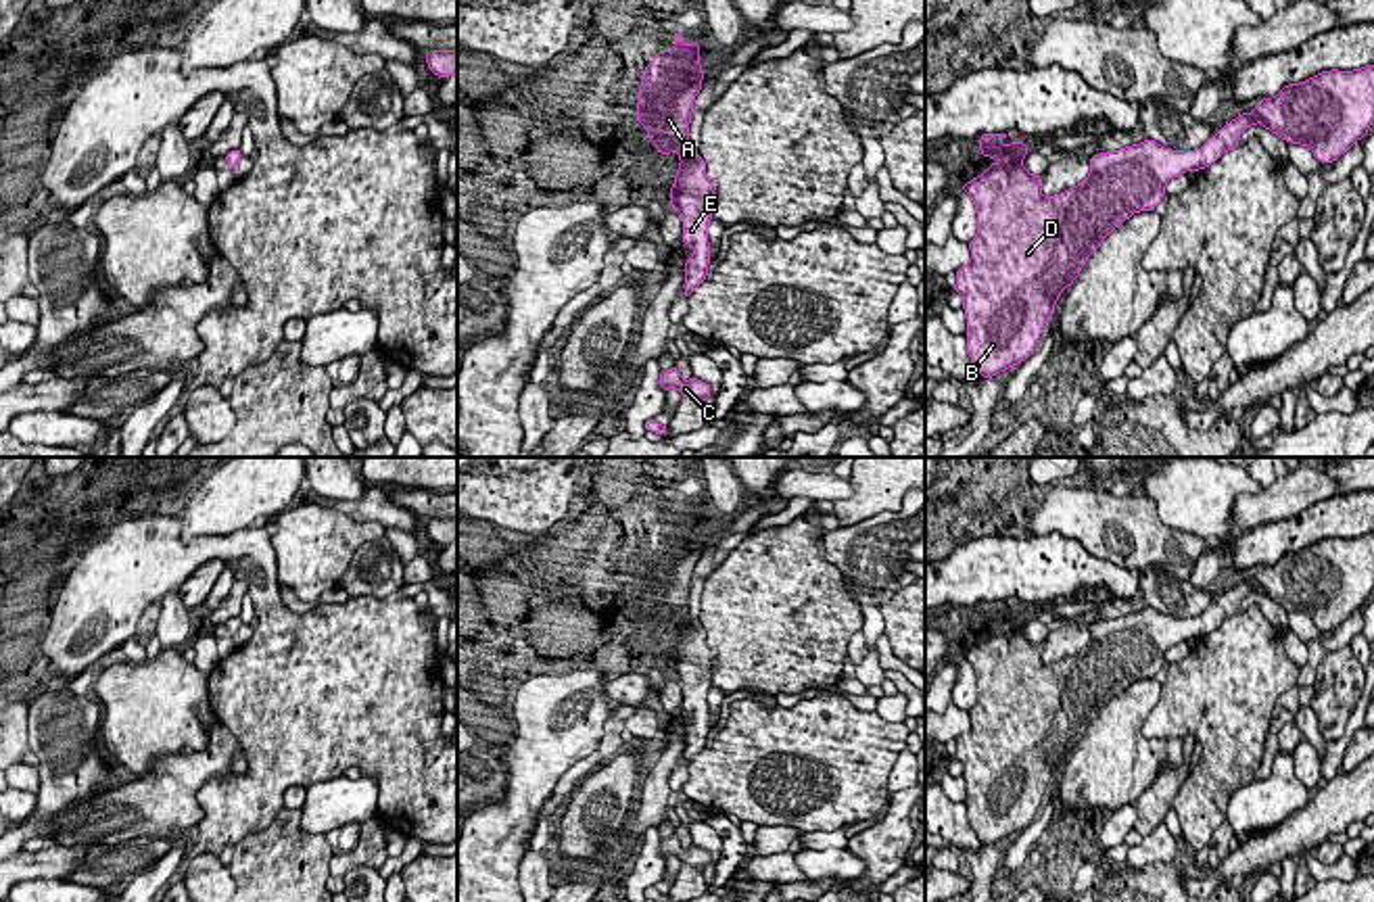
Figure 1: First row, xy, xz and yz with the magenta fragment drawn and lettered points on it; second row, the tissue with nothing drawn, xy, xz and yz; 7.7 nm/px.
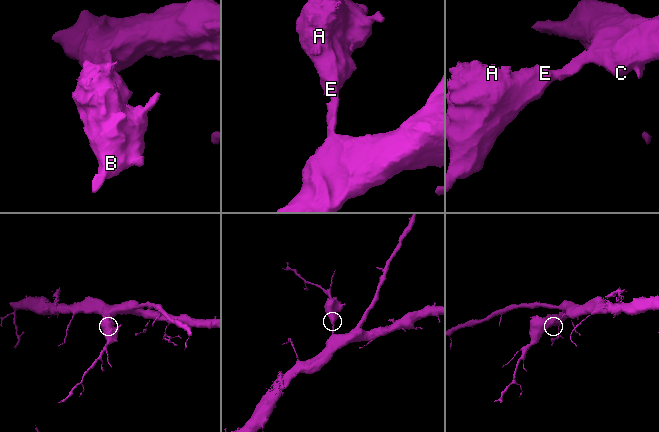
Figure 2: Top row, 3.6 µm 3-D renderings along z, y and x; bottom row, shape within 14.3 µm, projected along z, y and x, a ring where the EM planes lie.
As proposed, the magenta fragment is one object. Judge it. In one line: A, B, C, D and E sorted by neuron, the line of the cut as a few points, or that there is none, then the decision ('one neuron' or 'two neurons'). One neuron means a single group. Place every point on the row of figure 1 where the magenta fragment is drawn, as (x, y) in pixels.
A B C D E | no cut | one neuron

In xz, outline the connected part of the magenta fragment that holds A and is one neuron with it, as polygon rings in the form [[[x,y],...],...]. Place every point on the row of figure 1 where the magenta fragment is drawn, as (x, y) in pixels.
[[[674,33],[672,50],[658,50],[645,65],[639,86],[637,121],[660,155],[679,152],[681,165],[670,188],[670,207],[683,215],[683,244],[693,246],[685,259],[683,290],[689,296],[706,278],[710,265],[708,223],[716,184],[706,175],[702,155],[689,146],[693,100],[702,90],[700,44],[681,44]]]

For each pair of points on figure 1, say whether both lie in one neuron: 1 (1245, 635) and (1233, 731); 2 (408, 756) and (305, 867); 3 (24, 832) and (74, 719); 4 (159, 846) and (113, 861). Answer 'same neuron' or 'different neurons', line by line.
1: same neuron
2: different neurons
3: same neuron
4: same neuron

